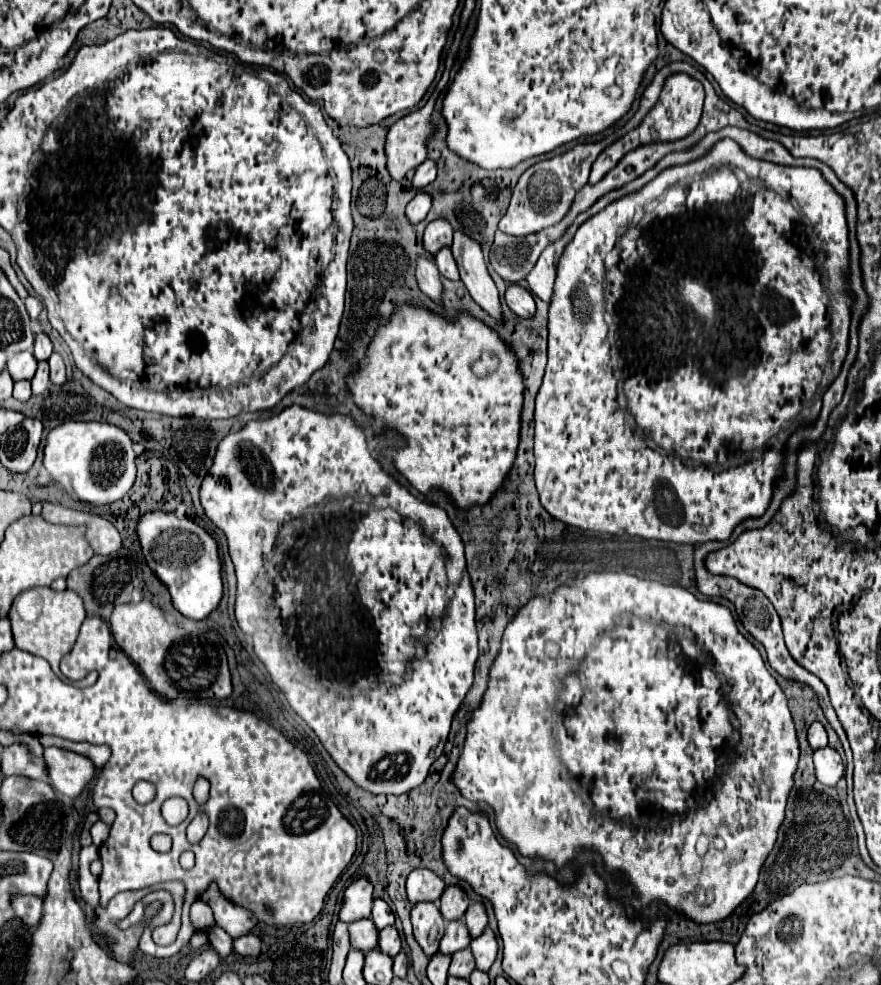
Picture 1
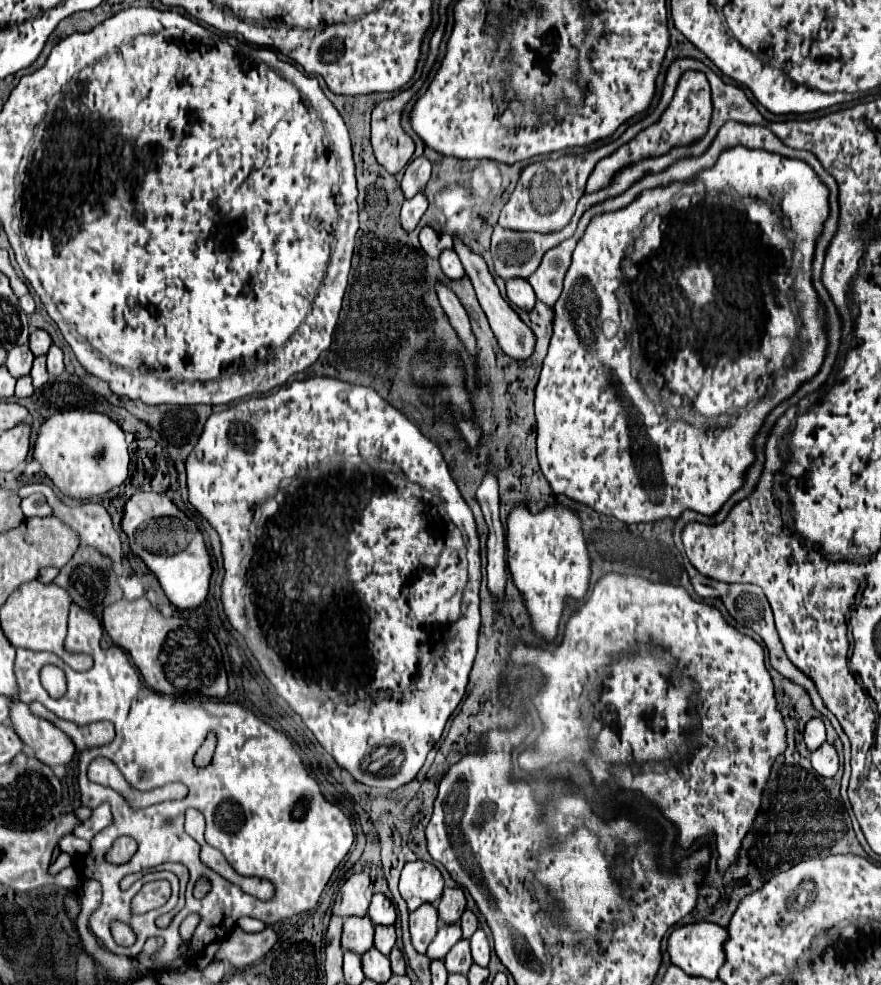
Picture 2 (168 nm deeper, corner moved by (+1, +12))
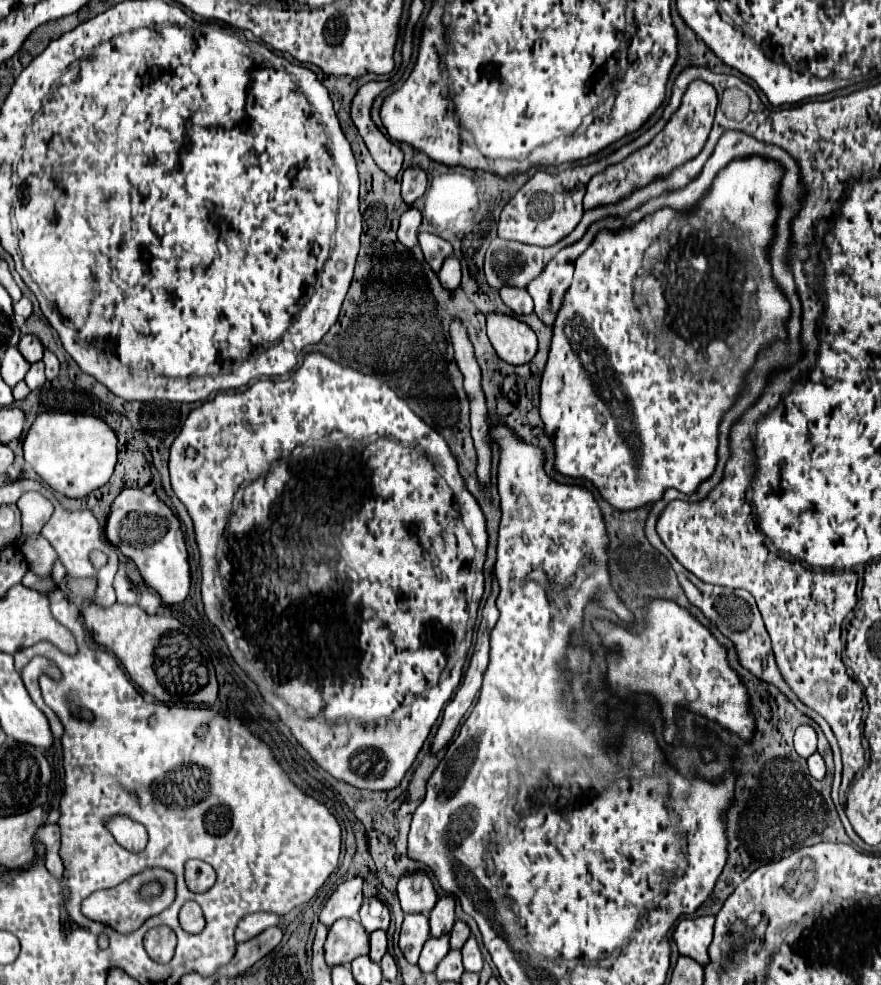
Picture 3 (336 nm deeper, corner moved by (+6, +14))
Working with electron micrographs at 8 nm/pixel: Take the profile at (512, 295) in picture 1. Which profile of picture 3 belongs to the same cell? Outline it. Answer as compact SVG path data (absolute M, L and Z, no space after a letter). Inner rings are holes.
M502 286L500 288L500 298L516 314L530 314L532 312L532 298L530 298L530 294L528 294L526 288Z

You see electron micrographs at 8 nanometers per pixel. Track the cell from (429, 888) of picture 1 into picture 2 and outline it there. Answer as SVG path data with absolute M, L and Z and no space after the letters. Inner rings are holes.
M407 862L401 872L399 892L411 912L421 904L435 904L443 894L443 876L429 862Z

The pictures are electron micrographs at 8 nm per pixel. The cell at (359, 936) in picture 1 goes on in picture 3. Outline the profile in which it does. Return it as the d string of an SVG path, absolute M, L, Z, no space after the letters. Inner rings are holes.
M336 920L330 926L324 952L328 966L350 964L354 958L368 954L368 932L356 920Z

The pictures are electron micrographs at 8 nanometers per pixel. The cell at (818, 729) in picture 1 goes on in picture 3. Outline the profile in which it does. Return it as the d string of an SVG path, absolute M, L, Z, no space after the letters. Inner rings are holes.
M808 724L800 726L794 734L794 748L802 758L808 758L816 752L816 730Z

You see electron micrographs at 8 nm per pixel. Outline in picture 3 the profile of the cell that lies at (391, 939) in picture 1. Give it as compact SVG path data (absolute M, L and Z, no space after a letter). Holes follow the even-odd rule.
M376 930L376 932L372 932L370 934L370 958L374 960L374 962L380 962L380 958L384 956L384 952L386 952L386 932L384 930Z

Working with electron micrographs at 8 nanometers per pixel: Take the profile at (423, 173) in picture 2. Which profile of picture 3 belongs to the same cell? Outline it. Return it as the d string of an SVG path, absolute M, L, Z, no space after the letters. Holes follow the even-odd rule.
M410 166L404 170L402 174L402 198L406 204L412 204L416 202L424 190L426 190L426 184L428 184L428 178L426 178L426 172L418 166Z

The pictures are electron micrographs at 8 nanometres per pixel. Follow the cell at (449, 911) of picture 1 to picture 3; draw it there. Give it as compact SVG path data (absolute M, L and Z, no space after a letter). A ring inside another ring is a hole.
M442 896L436 906L430 912L430 932L432 936L442 936L448 934L454 926L456 914L454 914L454 898L452 896Z

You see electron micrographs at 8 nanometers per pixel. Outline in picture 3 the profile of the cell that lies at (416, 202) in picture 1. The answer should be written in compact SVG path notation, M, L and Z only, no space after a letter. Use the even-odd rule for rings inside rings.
M410 208L402 214L400 218L400 228L398 228L398 240L406 246L406 248L412 248L418 240L418 226L420 226L420 210L418 208Z

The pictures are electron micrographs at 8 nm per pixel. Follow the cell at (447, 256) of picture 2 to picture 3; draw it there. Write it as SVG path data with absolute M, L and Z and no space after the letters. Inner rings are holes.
M448 256L438 272L440 276L440 282L444 288L448 290L454 290L460 286L460 262L454 258L454 256Z

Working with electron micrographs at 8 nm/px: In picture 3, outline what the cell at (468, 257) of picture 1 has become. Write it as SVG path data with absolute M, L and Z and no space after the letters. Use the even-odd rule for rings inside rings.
M490 312L486 314L488 338L496 354L508 364L526 364L534 358L538 342L534 330L506 314Z

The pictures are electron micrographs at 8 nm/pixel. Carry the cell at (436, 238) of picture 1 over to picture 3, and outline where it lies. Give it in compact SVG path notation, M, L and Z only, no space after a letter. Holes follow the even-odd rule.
M422 232L422 234L418 236L418 242L420 242L420 248L422 248L422 252L424 252L426 262L432 266L434 272L438 272L440 266L442 266L442 262L444 262L444 258L452 254L450 244L448 244L446 240L442 240L440 236L436 236L436 234L426 234L426 232Z

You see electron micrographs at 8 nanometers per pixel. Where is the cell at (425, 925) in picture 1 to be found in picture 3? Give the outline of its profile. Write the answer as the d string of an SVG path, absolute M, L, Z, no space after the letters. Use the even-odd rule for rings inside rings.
M406 914L400 932L400 950L410 964L418 962L424 942L430 938L430 924L424 914Z

